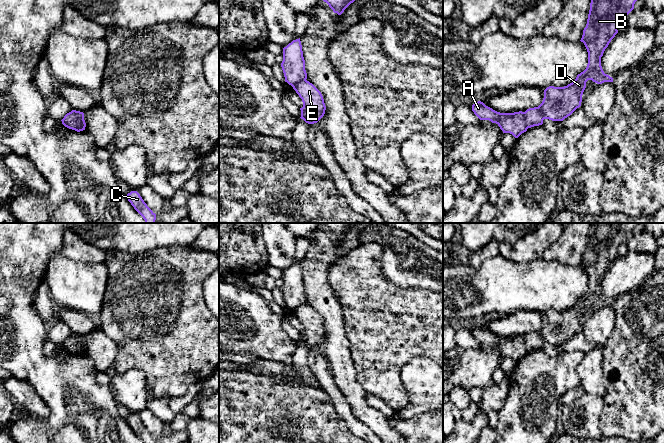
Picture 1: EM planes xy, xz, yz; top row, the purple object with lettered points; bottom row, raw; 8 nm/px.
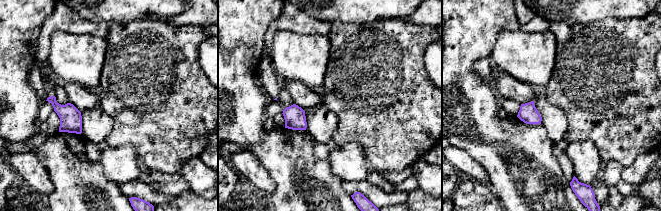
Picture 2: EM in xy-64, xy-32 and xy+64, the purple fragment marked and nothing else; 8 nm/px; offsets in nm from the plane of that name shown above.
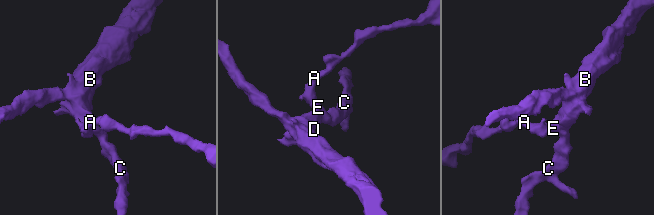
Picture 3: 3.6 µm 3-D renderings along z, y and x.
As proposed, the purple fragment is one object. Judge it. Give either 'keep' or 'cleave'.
cleave

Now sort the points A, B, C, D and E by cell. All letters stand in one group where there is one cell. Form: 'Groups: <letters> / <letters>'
Groups: A / B C D E

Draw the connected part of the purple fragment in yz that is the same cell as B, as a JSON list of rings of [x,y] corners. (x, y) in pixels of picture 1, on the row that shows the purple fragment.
[[[591,0],[587,24],[580,40],[588,52],[587,67],[567,86],[549,86],[544,90],[542,103],[524,112],[528,128],[542,125],[544,119],[563,121],[570,116],[581,106],[588,80],[597,84],[613,82],[613,78],[602,69],[601,57],[618,33],[618,23],[634,9],[636,1]]]

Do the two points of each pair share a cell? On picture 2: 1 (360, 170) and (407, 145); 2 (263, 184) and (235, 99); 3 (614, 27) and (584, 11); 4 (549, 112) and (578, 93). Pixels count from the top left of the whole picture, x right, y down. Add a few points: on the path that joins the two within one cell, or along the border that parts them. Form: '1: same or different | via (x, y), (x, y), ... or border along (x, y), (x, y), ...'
1: different | border along (359, 144), (363, 148), (364, 156), (370, 168)
2: different | border along (243, 149), (253, 153), (268, 172)
3: different | border along (625, 18), (604, 18), (598, 21), (579, 24)
4: different | border along (545, 97), (563, 111), (567, 120), (566, 129)

